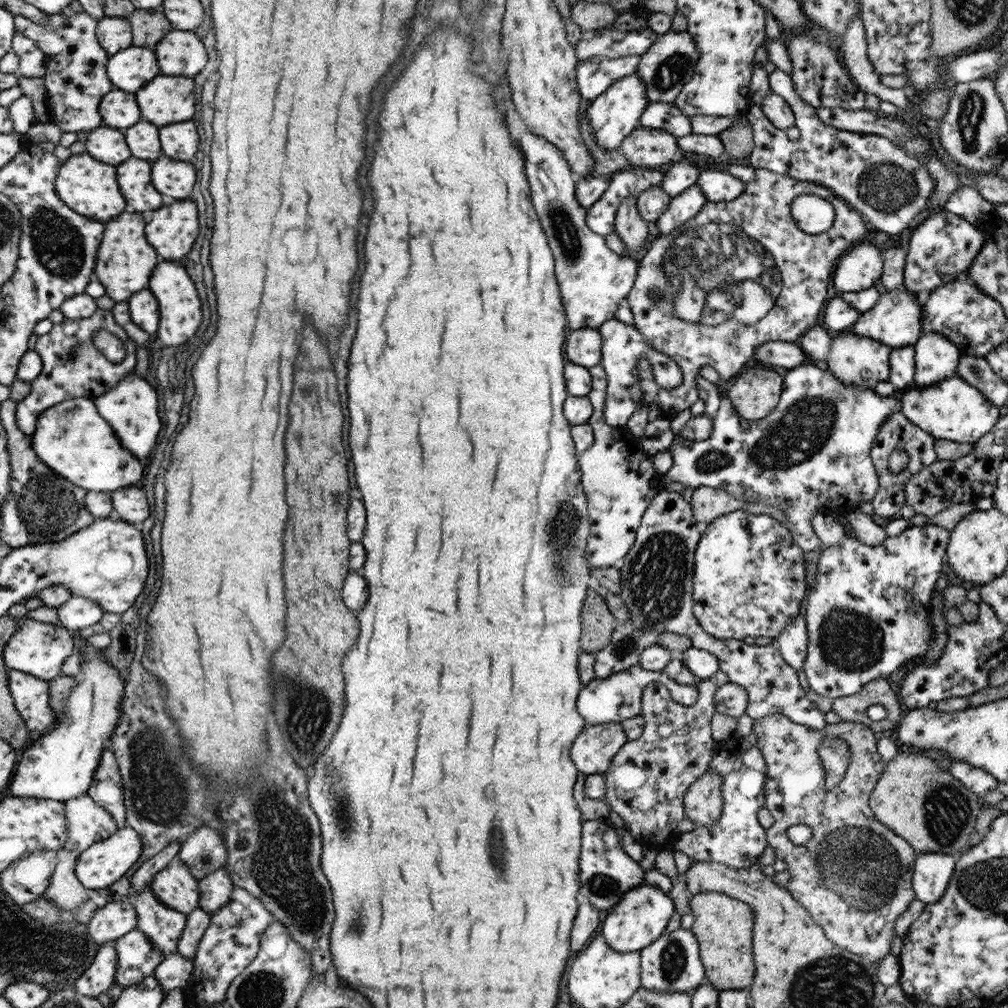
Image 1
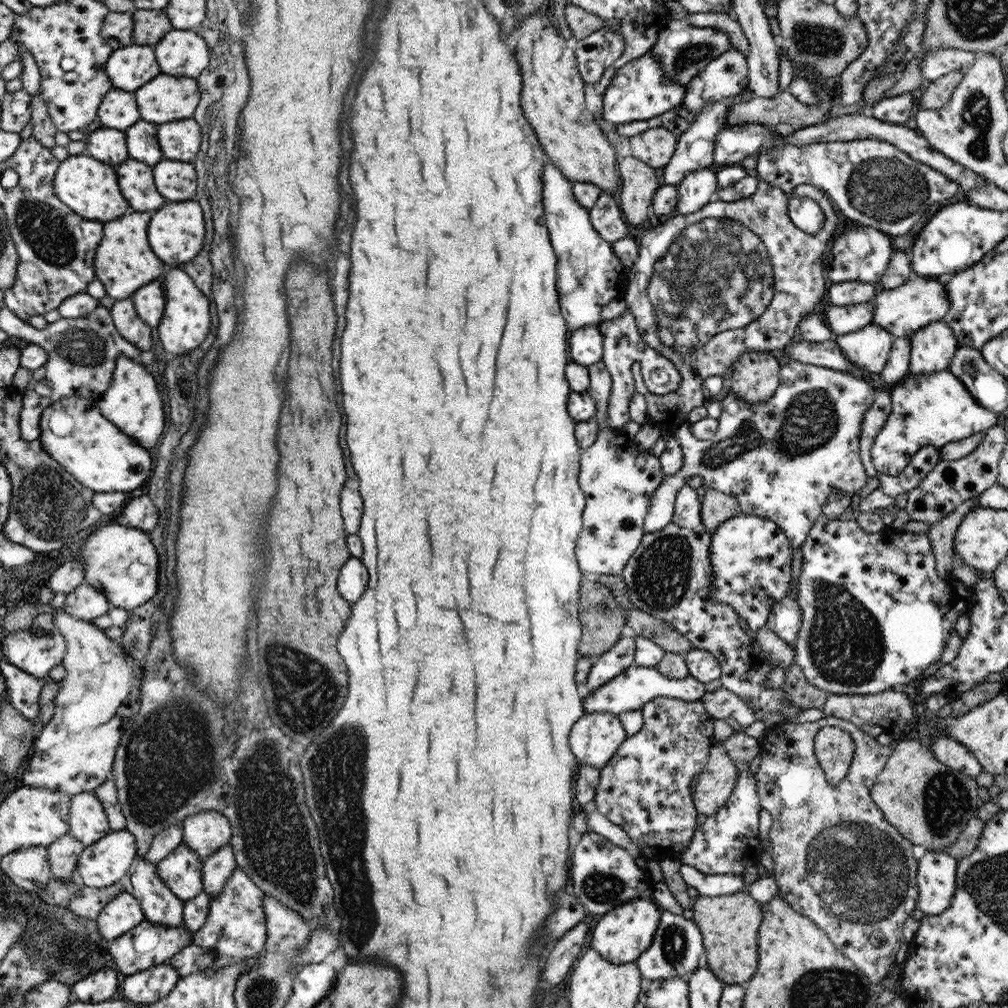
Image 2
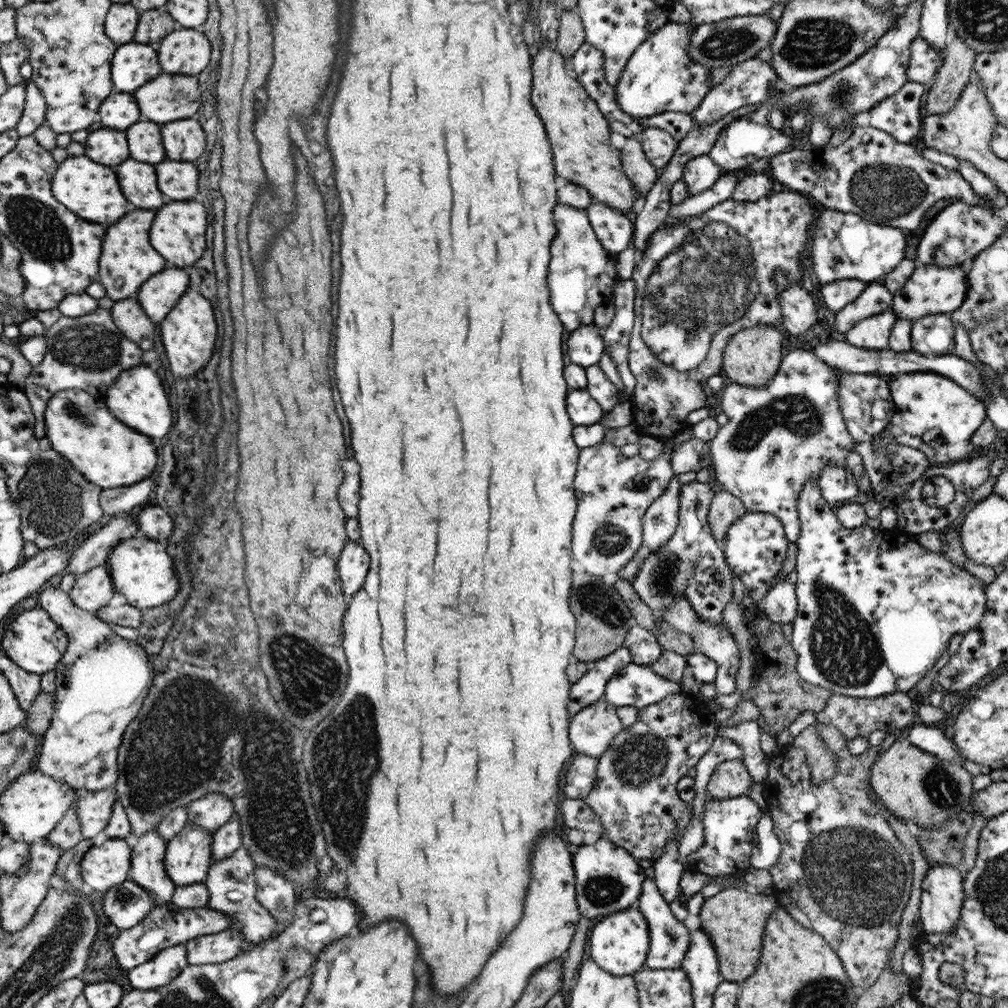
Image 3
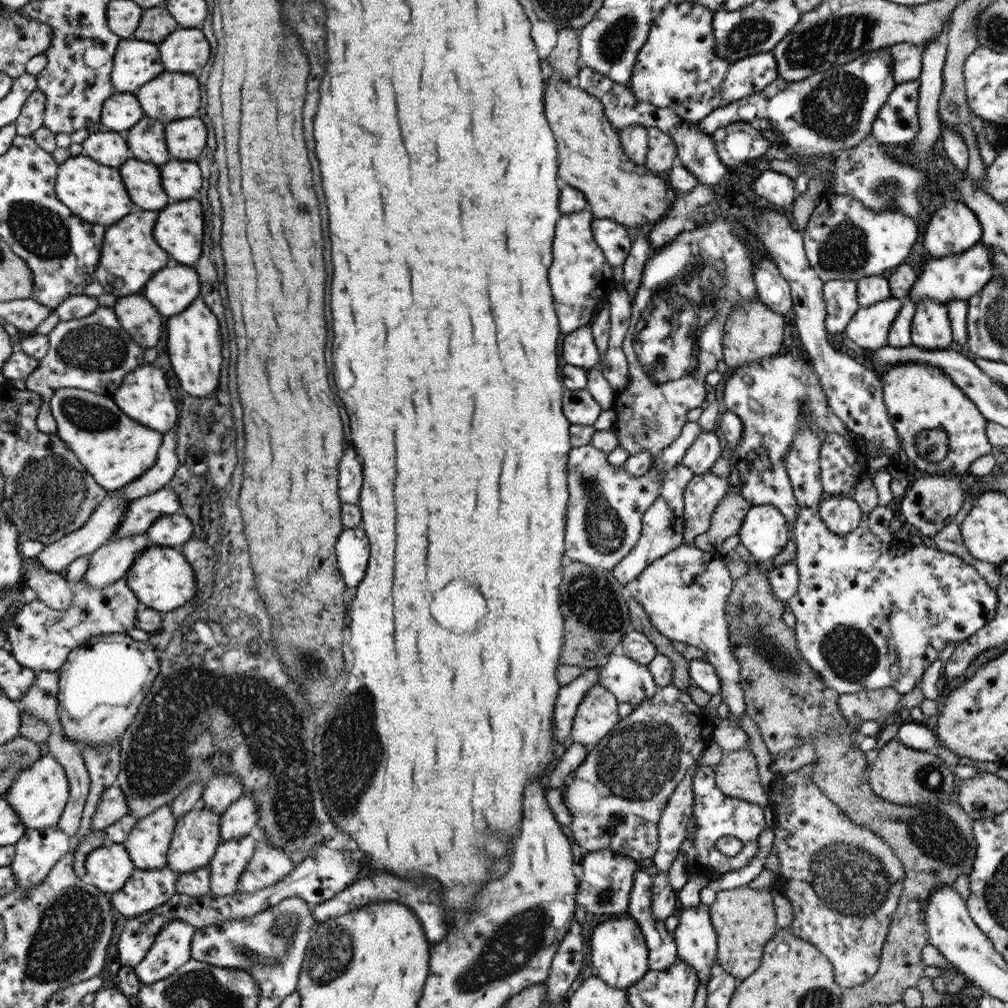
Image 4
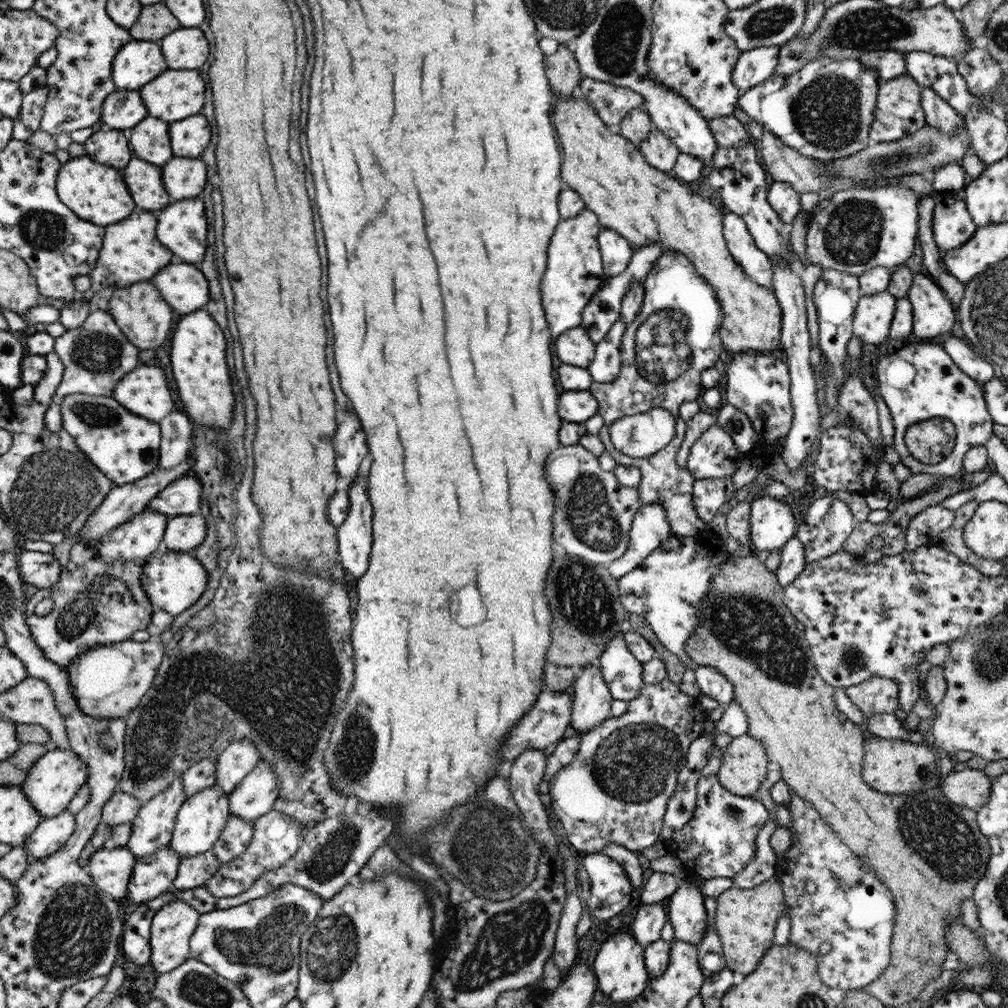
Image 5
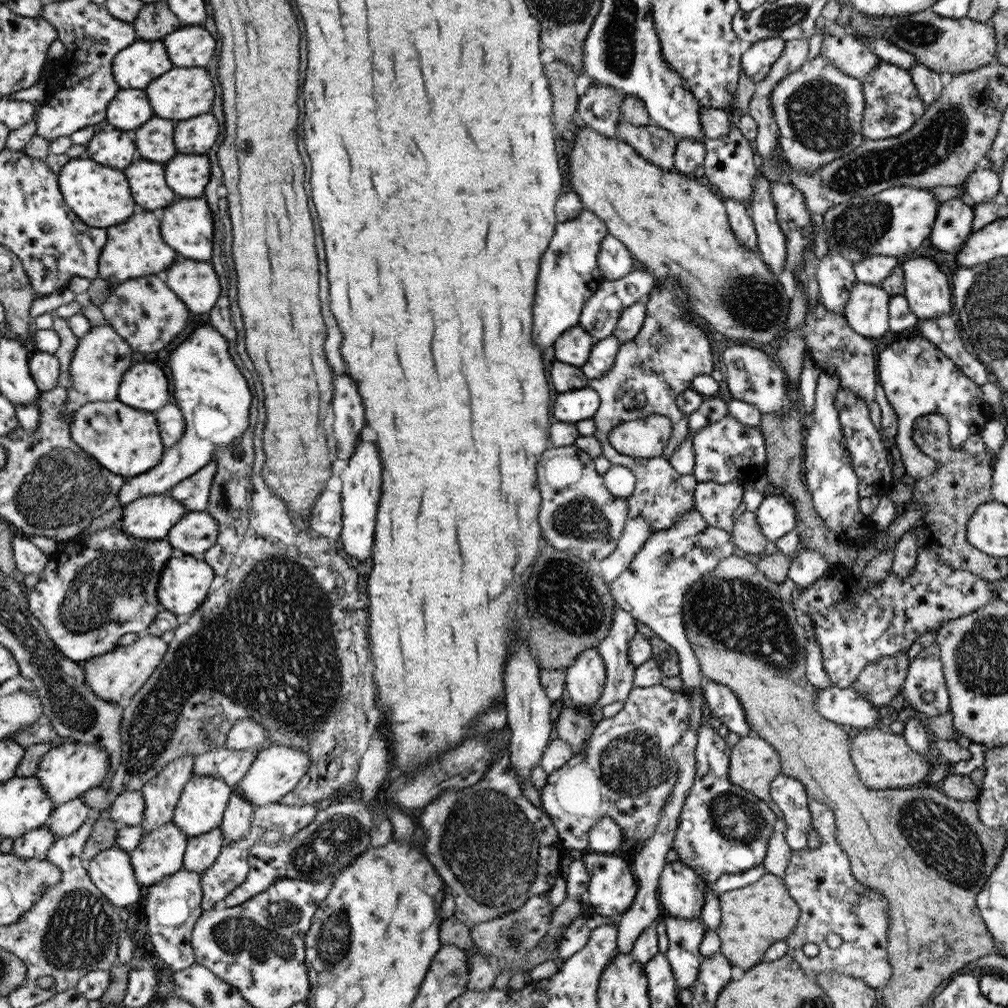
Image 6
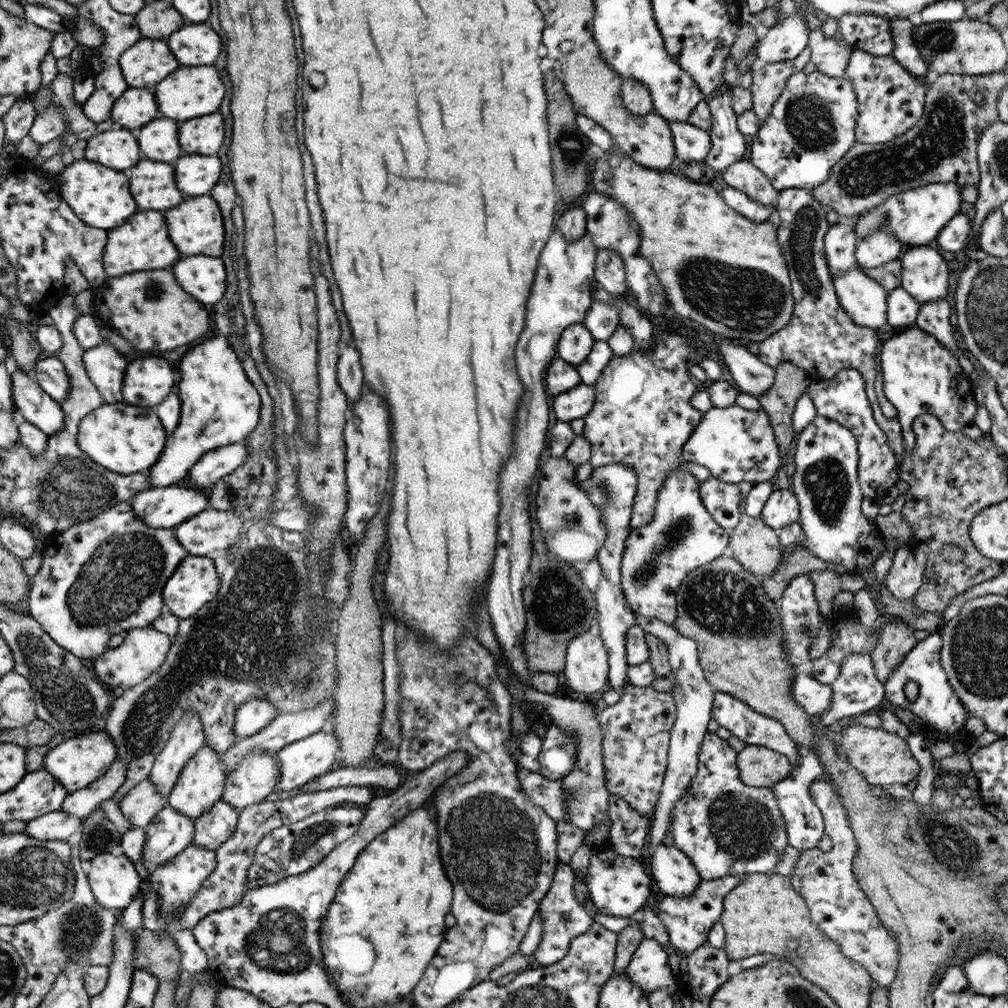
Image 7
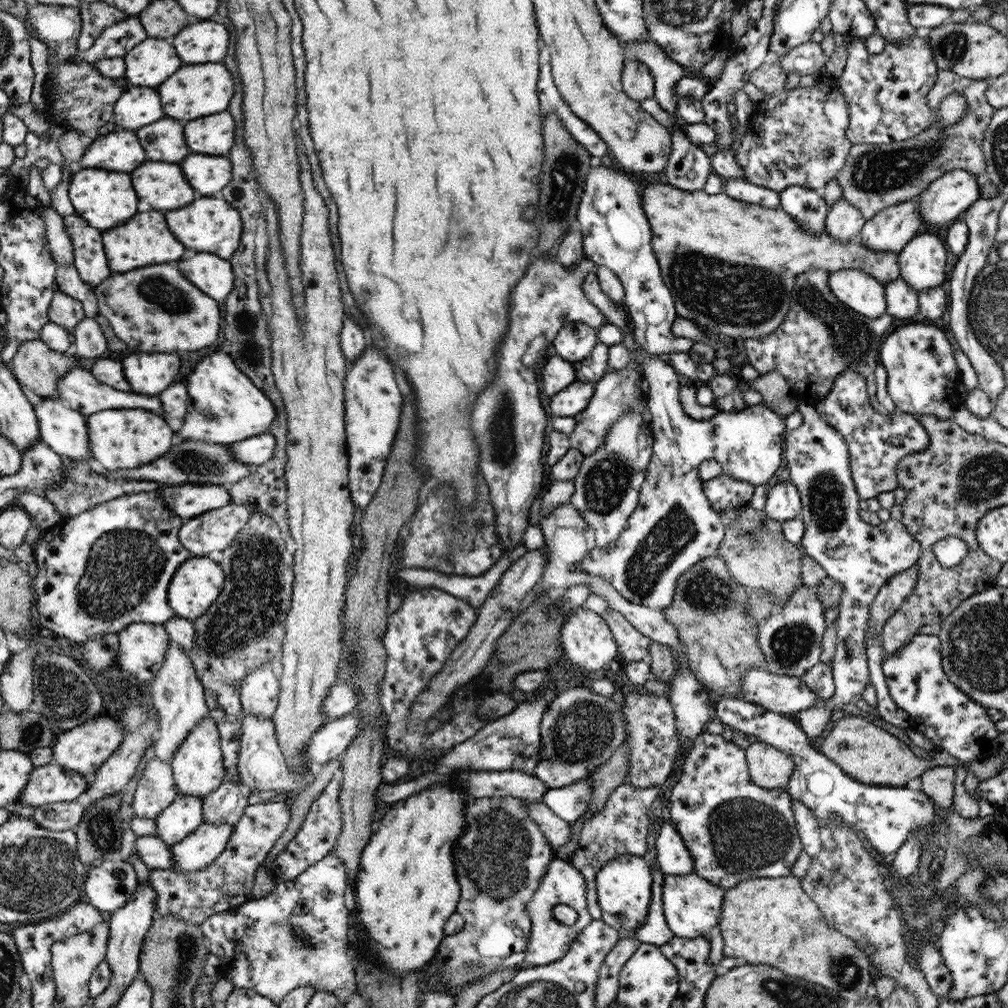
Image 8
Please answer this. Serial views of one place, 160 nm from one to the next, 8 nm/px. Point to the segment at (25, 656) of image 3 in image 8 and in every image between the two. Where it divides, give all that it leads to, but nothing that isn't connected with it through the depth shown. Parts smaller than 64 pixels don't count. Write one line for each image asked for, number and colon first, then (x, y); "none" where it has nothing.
4: (42, 638)
5: (97, 604)
6: (100, 587)
7: (106, 576)
8: (98, 572)

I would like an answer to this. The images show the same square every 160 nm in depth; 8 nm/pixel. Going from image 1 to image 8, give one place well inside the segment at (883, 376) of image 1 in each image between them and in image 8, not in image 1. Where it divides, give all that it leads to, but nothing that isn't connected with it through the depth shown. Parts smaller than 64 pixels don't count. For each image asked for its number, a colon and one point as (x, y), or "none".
2: (869, 347)
3: (873, 332)
4: (869, 328)
5: (872, 318)
6: (867, 311)
7: (864, 299)
8: (859, 291)

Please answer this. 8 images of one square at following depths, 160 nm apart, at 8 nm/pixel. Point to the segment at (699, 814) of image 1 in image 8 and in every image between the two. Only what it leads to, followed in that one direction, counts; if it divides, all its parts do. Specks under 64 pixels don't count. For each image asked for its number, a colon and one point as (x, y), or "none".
2: (716, 782)
3: (730, 778)
4: (736, 775)
5: (745, 764)
6: (753, 765)
7: (758, 766)
8: (768, 767)

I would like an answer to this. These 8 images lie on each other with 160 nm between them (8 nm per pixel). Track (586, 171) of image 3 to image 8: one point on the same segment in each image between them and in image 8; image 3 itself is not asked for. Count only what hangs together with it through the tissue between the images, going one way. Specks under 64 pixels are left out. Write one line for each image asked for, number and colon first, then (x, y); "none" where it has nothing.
4: (592, 159)
5: (644, 204)
6: (675, 225)
7: (719, 268)
8: (730, 265)

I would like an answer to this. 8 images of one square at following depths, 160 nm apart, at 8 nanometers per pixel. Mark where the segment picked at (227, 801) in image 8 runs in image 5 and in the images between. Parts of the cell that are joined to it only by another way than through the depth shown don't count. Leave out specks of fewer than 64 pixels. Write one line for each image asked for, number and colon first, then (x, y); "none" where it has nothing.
5: (195, 871)
6: (201, 853)
7: (214, 827)

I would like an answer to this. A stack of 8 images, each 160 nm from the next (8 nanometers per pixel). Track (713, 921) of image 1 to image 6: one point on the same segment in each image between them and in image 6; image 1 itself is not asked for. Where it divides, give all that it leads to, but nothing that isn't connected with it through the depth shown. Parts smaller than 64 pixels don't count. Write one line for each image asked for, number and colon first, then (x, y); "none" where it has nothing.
2: (729, 923)
3: (734, 919)
4: (744, 919)
5: (745, 920)
6: (755, 916)

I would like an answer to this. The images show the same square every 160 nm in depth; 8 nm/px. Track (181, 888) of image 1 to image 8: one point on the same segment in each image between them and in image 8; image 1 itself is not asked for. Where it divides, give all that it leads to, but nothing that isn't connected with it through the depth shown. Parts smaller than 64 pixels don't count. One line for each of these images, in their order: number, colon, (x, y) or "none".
2: (181, 870)
3: (188, 857)
4: (196, 837)
5: (202, 818)
6: (201, 808)
7: (201, 783)
8: (197, 767)

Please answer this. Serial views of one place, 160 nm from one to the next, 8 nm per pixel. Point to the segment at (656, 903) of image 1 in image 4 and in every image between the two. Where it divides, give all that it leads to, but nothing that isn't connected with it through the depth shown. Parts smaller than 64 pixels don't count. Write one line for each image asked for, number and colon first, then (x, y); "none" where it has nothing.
2: (621, 936)
3: (619, 943)
4: (619, 953)

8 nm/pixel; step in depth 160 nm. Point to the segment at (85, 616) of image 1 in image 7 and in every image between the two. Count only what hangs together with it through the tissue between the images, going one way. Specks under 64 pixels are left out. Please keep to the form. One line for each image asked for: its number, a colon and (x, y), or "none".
2: (85, 602)
3: (92, 591)
4: (109, 563)
5: (138, 538)
6: (151, 518)
7: (160, 508)

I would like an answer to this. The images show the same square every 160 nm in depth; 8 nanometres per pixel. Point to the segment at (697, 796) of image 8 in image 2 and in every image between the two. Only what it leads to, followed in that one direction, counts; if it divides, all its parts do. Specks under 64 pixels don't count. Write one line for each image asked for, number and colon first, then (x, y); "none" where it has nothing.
2: (724, 844)
3: (729, 825)
4: (716, 815)
5: (719, 841)
6: (723, 829)
7: (724, 827)

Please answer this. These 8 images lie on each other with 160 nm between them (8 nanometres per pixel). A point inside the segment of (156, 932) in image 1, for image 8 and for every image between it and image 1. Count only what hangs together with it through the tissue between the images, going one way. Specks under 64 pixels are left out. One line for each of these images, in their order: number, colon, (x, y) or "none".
2: (161, 906)
3: (148, 863)
4: (148, 844)
5: (152, 829)
6: (162, 794)
7: (188, 737)
8: (179, 697)

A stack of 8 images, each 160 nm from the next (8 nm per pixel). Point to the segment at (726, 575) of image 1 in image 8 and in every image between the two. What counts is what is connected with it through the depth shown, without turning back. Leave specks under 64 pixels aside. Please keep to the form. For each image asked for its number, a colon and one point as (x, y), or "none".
2: (751, 558)
3: (756, 546)
4: (764, 534)
5: (773, 522)
6: (776, 515)
7: (782, 508)
8: (783, 503)

